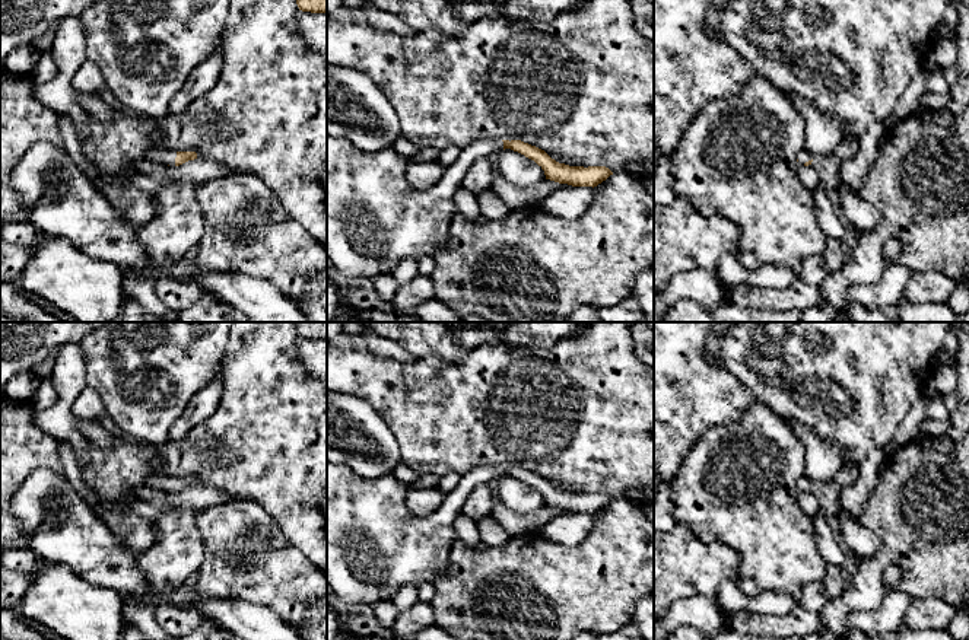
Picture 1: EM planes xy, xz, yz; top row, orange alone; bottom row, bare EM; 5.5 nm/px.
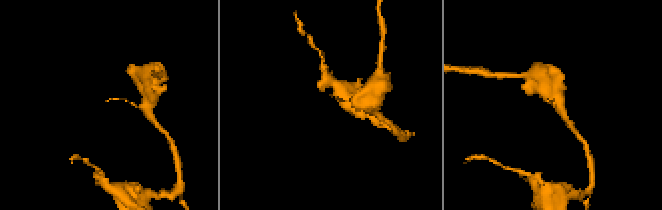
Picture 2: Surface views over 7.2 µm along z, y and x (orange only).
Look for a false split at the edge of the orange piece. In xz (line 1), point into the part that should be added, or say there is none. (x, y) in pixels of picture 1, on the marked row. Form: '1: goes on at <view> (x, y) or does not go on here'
1: does not go on here

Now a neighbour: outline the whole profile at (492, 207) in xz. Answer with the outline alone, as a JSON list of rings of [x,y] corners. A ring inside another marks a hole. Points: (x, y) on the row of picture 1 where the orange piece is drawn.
[[[489,188],[477,194],[482,217],[499,220],[509,213],[509,207]]]

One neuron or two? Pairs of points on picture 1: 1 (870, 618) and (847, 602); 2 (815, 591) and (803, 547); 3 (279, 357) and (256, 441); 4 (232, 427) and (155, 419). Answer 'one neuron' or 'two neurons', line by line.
1: two neurons
2: two neurons
3: one neuron
4: two neurons

